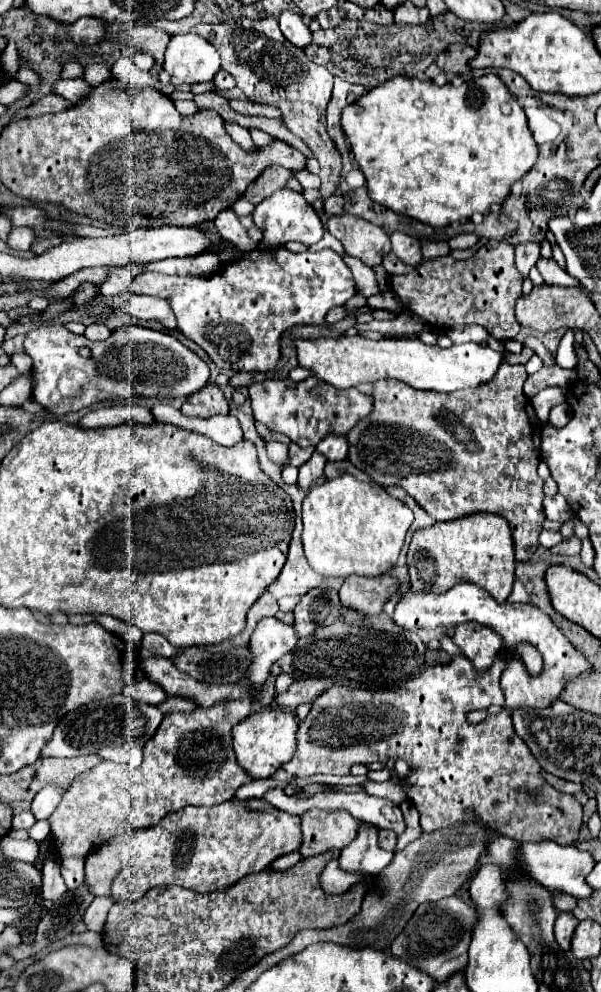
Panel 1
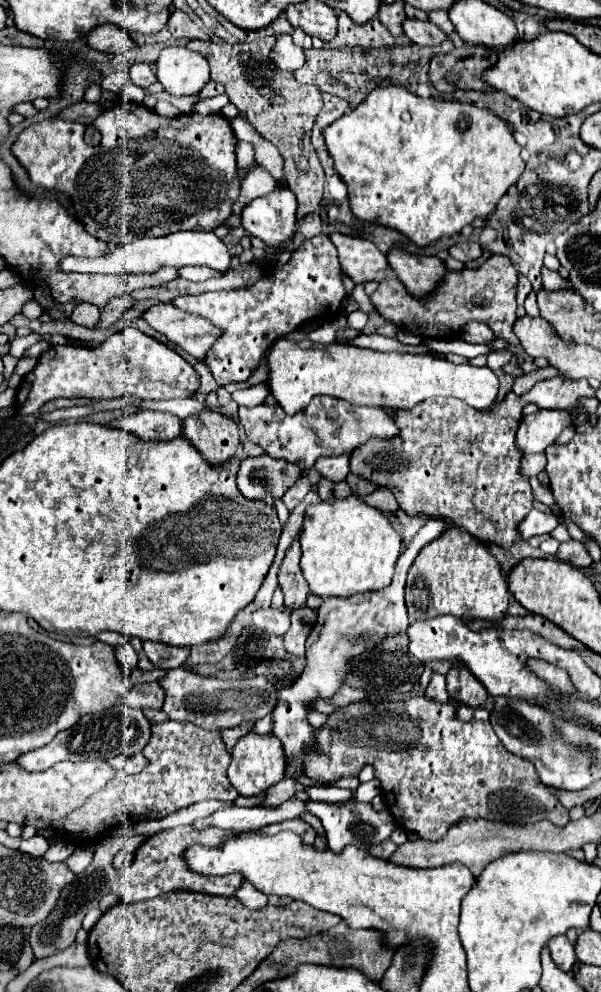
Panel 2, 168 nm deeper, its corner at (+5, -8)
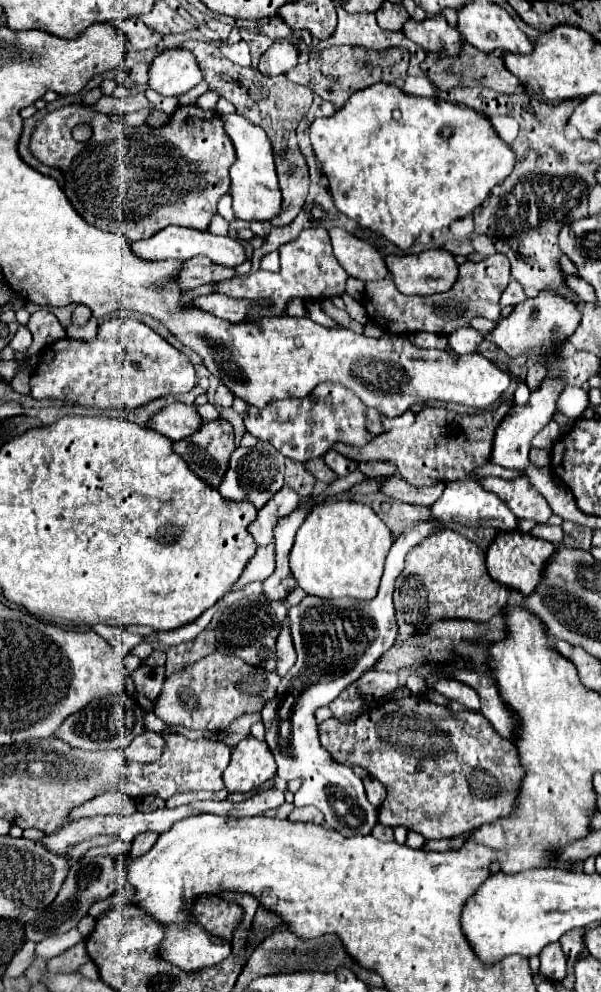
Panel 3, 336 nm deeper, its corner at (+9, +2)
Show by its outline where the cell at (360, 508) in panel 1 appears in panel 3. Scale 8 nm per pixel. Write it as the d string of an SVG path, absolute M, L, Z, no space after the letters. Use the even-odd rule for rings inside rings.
M354 500L322 502L310 510L296 534L290 552L290 570L306 594L372 600L378 592L392 542L390 528L368 504Z

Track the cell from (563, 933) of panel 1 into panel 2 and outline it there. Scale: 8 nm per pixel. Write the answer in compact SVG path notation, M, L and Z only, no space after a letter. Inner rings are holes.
M556 936L550 940L548 944L548 950L550 950L550 956L554 960L554 964L564 970L564 972L570 972L574 962L576 962L576 952L574 952L574 944L566 938L566 936Z

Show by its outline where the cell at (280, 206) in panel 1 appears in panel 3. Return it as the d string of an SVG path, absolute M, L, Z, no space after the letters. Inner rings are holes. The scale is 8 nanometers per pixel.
M228 114L228 116L222 116L222 120L224 120L226 132L236 148L236 162L230 168L234 216L240 220L246 220L246 222L268 222L274 216L278 216L278 212L282 210L282 192L278 186L272 144L268 140L266 132L262 132L262 128L250 124L240 114Z

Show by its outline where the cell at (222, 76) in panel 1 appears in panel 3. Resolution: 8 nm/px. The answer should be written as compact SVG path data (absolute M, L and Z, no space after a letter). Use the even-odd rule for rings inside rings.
M202 80L198 86L194 86L190 92L186 92L186 94L182 94L178 100L180 100L180 104L196 104L196 98L200 96L200 94L204 94L204 92L208 92L208 84Z

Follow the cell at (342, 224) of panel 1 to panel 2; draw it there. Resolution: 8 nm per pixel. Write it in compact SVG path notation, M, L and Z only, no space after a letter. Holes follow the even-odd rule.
M330 234L330 240L334 242L338 250L338 260L342 270L356 282L382 282L388 274L388 260L386 256L370 242L358 236L346 236L346 234Z

